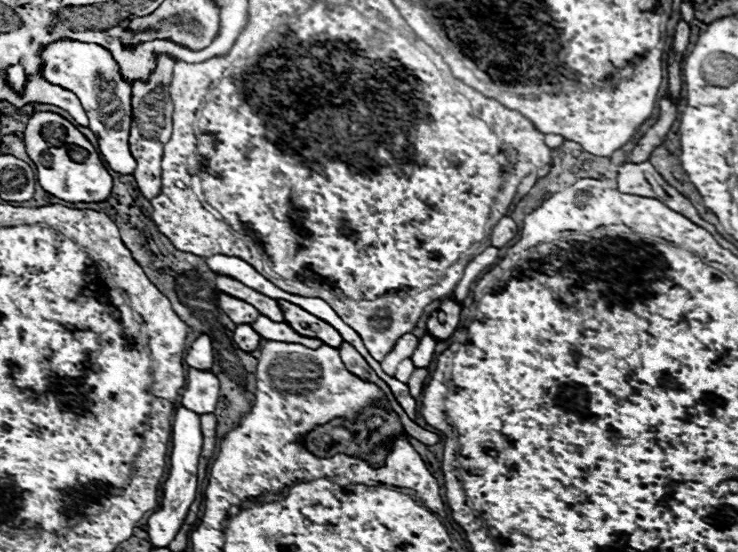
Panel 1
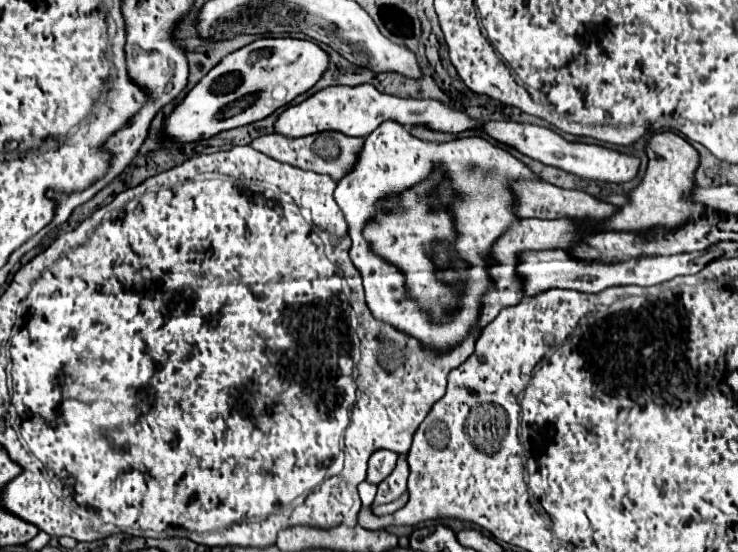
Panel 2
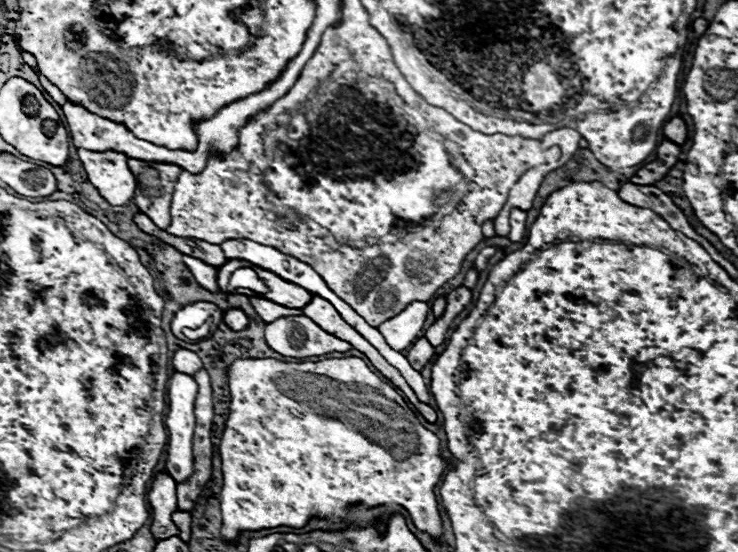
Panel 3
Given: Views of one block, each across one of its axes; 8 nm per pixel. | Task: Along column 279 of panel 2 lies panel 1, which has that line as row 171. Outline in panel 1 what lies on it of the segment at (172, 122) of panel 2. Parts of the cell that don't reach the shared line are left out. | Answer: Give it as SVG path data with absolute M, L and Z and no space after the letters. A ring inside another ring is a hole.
M38 112L38 114L30 116L30 120L26 124L26 132L24 132L24 144L26 144L28 156L36 164L38 182L48 194L52 194L60 200L66 200L66 202L102 202L102 200L110 198L114 180L112 180L110 172L106 170L104 162L100 160L98 150L90 144L90 140L76 126L72 126L62 116L58 116L54 112ZM72 144L82 146L90 152L86 162L78 164L78 162L70 160L66 146L72 146Z

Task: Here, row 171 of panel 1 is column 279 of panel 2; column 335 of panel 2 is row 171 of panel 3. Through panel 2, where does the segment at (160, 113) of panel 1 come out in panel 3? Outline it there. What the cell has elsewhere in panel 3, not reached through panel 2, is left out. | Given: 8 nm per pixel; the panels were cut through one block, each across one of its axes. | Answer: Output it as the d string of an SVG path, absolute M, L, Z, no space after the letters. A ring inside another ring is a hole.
M128 158L128 166L138 180L134 204L148 214L156 226L166 230L170 226L170 202L180 166L168 166L164 162L136 162L136 158Z

